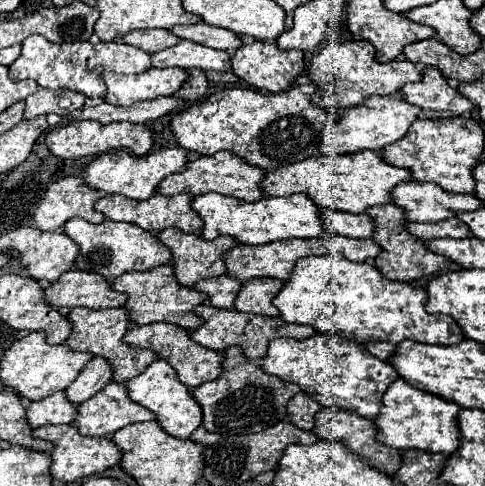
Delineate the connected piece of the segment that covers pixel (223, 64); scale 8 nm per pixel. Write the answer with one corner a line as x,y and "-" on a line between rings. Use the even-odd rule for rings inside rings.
179,41
175,47
151,53
153,67
199,67
203,71
227,71
231,67
231,53
203,47
189,41

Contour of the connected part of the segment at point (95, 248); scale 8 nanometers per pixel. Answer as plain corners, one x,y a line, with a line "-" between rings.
71,219
65,223
63,233
69,235
79,245
79,257
75,259
75,269
97,273
105,277
105,281
113,281
115,277
127,273
127,271
149,271
153,267
165,265
171,261
171,251
163,247
151,233
147,233
141,227
135,227
131,223
115,223
115,221
103,221
99,225
91,225
83,219

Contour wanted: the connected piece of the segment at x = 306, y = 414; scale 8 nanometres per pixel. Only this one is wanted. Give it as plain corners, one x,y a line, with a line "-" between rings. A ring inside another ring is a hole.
301,391
287,403
287,421
299,429
311,429
317,411
321,411
321,405

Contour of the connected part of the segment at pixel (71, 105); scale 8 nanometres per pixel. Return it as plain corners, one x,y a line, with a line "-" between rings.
37,89
25,99
25,119
35,119
39,115
57,113
69,115
83,107
85,95
67,89

